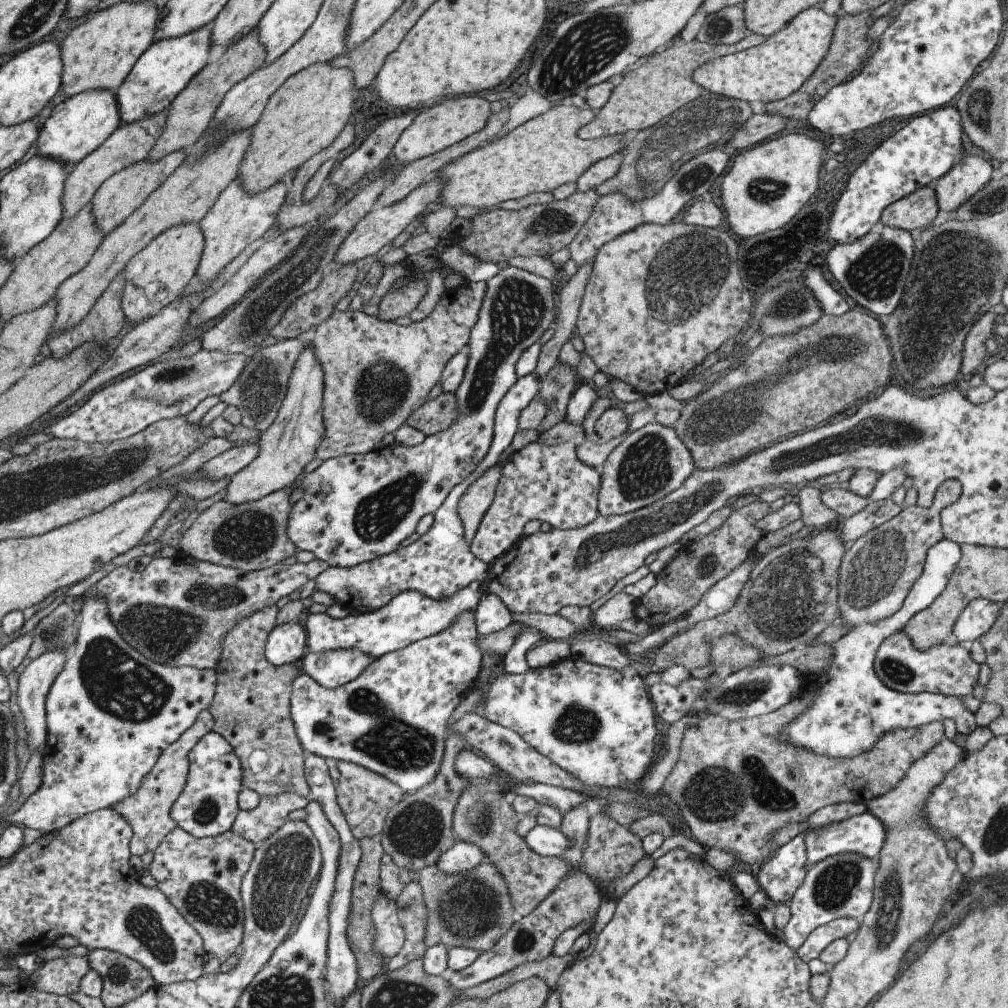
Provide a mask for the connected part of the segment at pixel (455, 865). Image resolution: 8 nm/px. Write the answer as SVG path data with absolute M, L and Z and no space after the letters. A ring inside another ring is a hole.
M456 840L454 846L438 858L436 865L446 874L467 873L468 870L476 868L480 862L484 862L486 858L483 850L475 844Z

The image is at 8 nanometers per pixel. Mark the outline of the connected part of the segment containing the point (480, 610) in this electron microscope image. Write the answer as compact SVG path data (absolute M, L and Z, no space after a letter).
M484 594L476 608L475 623L480 636L504 630L513 621L508 607L495 595Z

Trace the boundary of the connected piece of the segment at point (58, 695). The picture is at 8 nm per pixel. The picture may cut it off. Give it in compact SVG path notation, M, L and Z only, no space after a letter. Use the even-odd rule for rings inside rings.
M91 590L82 596L83 605L80 610L80 622L78 629L78 636L76 642L72 648L72 652L68 655L67 661L64 663L63 669L60 674L56 676L48 696L46 696L46 722L48 726L48 738L46 738L46 748L43 750L43 770L42 770L42 784L39 789L32 794L22 807L9 815L5 820L11 825L22 828L34 828L38 830L40 834L54 834L61 828L68 826L71 822L74 822L77 818L84 816L85 814L100 810L110 809L110 806L114 806L116 802L124 800L126 796L134 794L142 782L142 778L152 770L154 763L160 758L160 754L166 750L167 746L174 744L183 732L186 732L196 722L200 712L206 710L212 704L216 683L217 672L215 669L198 670L198 668L181 666L171 667L164 666L164 664L156 664L153 660L142 656L135 648L132 648L126 640L121 636L120 632L116 630L116 626L112 624L110 620L110 614L108 614L108 606L106 606L106 600L102 596L96 596L96 592Z

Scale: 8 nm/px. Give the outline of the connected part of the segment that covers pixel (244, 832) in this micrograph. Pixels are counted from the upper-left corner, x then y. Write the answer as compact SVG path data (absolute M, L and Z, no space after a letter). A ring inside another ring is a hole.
M294 792L274 796L264 794L258 806L252 810L239 811L231 830L257 847L288 822L287 817L291 812L306 808L312 801L310 797L304 798Z

